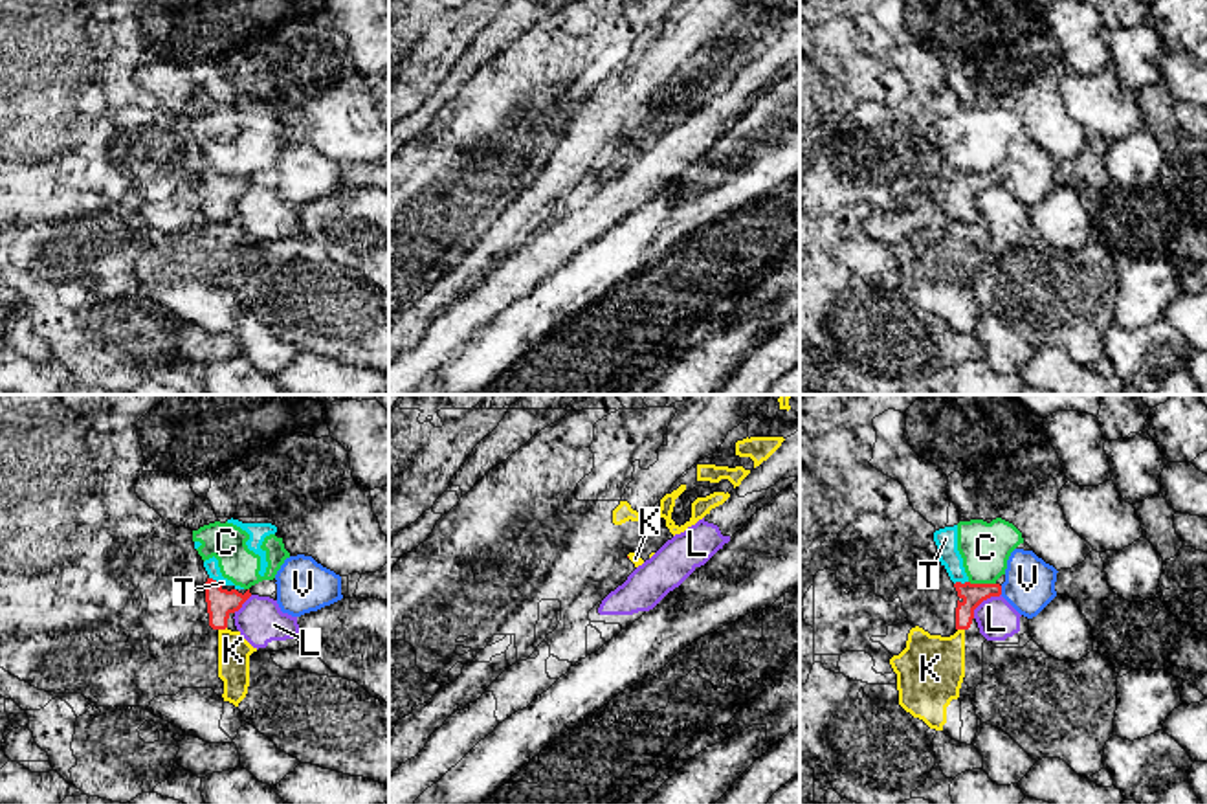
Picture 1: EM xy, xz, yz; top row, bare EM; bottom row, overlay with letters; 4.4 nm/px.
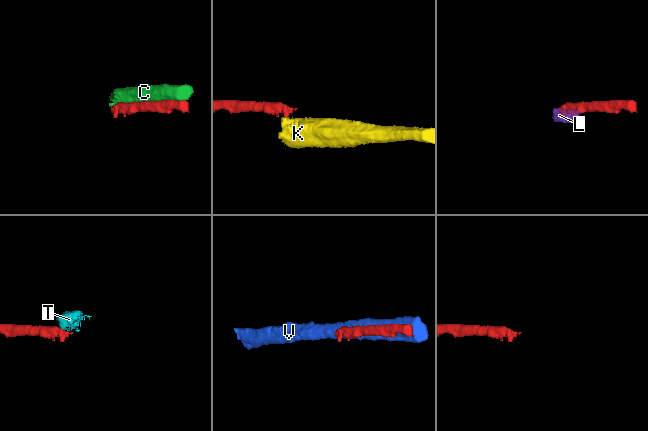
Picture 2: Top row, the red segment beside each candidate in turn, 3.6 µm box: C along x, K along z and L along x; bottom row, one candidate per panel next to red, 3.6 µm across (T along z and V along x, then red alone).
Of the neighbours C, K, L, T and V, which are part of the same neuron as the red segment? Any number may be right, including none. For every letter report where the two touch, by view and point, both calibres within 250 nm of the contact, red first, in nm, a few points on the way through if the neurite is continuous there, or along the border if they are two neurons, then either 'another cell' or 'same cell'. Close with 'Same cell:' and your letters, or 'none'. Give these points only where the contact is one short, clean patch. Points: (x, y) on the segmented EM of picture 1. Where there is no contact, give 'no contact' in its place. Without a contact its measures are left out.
C: contact yz (982, 584); calibres 100 and 220 nm; another cell
K: contact xy (222, 628); calibres 120 and 140 nm; border xy (226, 626), (219, 630); another cell
L: contact yz (984, 599); calibres 100 and 180 nm; border yz (1000, 593), (985, 599), (973, 617); another cell
T: contact yz (960, 582); calibres 100 and 100 nm; border yz (967, 580), (954, 584); another cell
V: contact yz (1000, 590); calibres 100 and 220 nm; another cell
Same cell: none

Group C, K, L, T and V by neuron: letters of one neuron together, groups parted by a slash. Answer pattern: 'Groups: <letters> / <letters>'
Groups: C T / K / L / V

